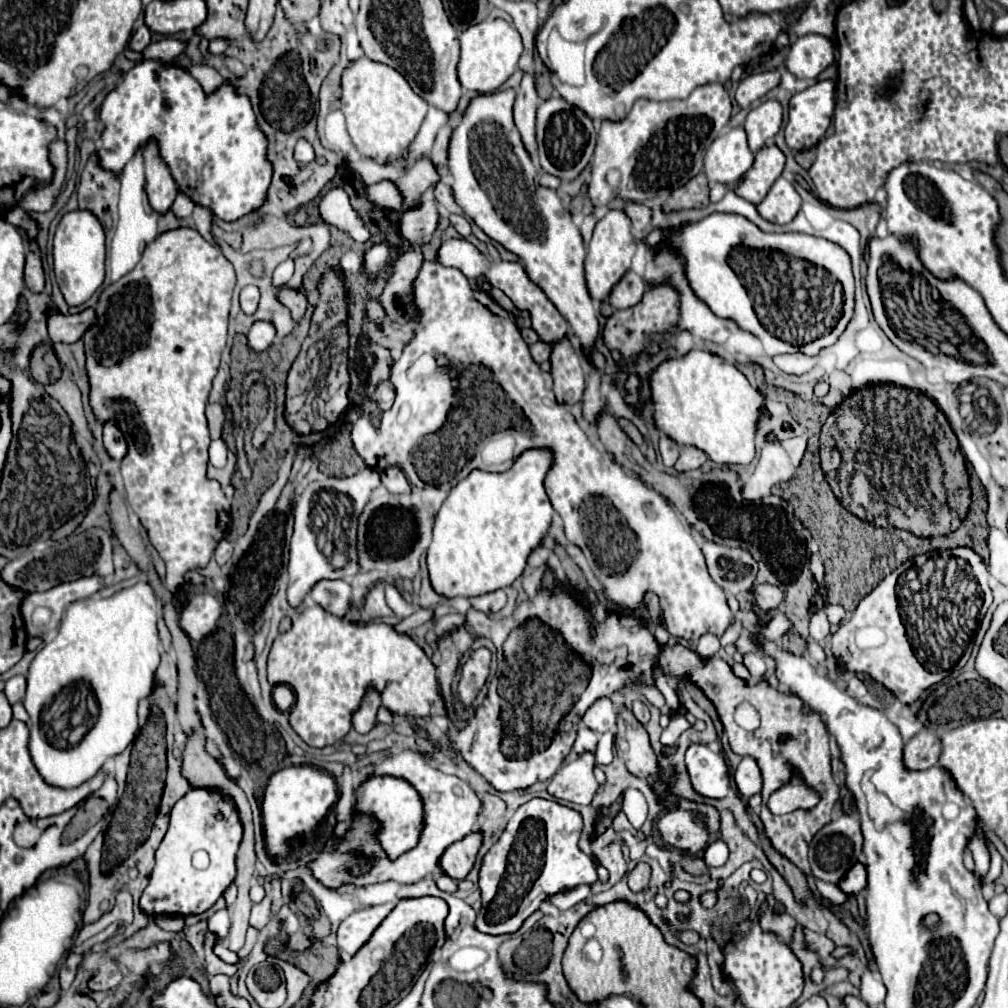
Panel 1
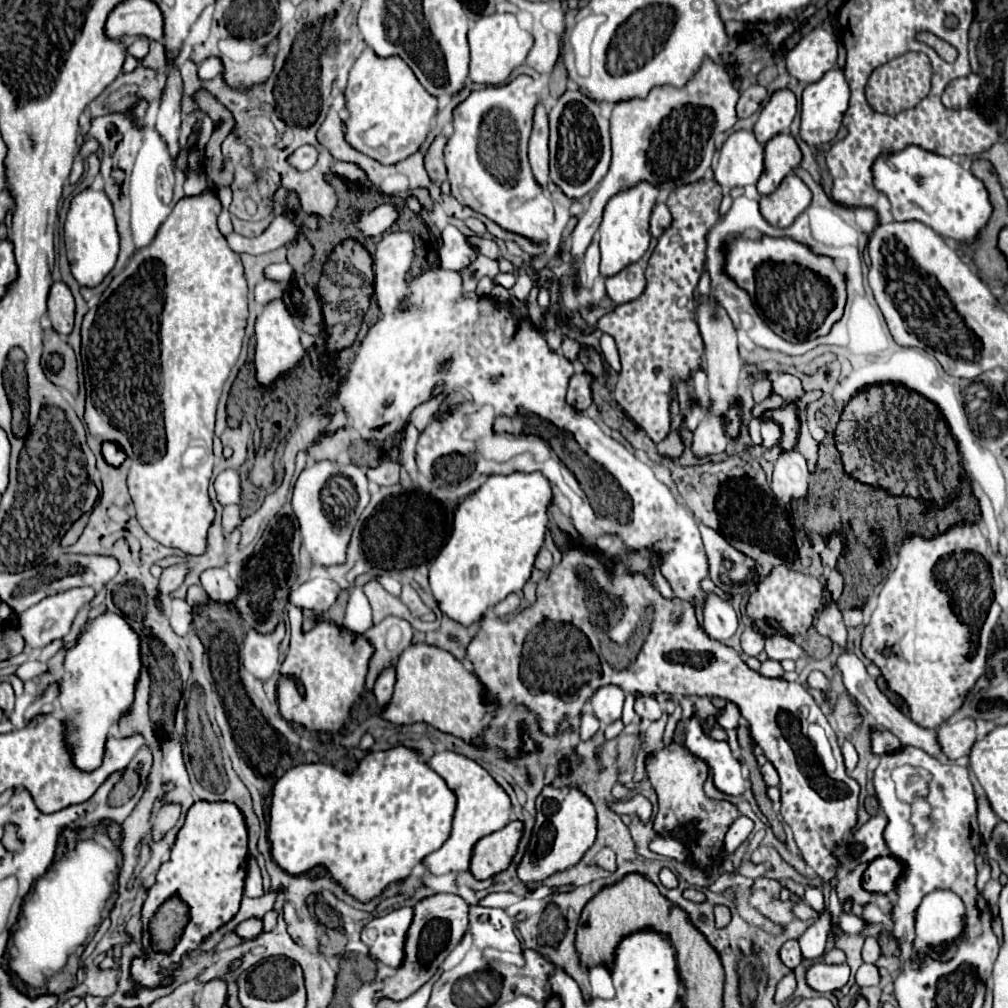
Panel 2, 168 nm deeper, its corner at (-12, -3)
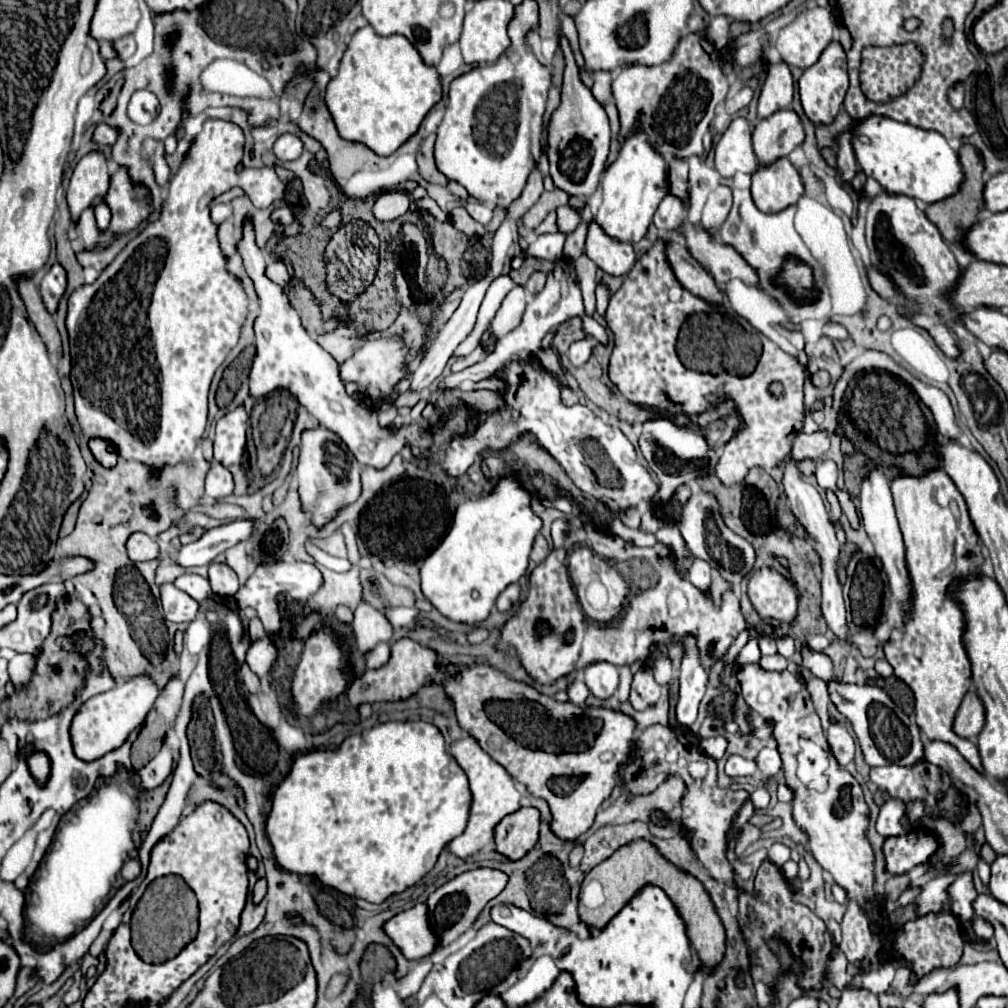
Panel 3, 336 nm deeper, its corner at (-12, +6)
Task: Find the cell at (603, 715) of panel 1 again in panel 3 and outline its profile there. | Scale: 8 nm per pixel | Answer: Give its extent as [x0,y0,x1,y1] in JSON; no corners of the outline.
[583,662,619,698]

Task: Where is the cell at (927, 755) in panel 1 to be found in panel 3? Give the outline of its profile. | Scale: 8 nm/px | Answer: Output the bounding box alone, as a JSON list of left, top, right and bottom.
[955,692,985,738]

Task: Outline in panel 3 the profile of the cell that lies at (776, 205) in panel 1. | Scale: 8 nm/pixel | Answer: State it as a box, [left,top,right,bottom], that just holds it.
[751,158,803,212]

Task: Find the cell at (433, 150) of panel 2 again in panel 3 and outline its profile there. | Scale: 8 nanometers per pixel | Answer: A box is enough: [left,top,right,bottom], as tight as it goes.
[417,134,447,186]

